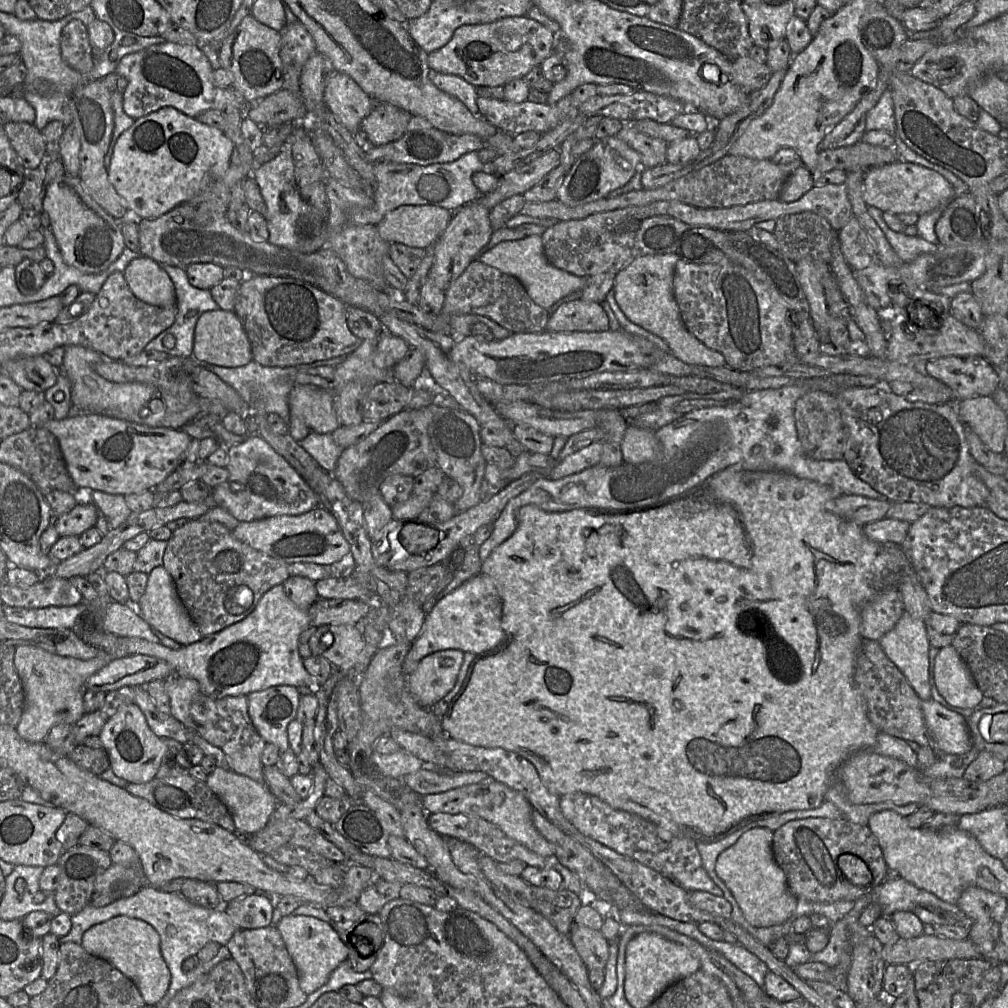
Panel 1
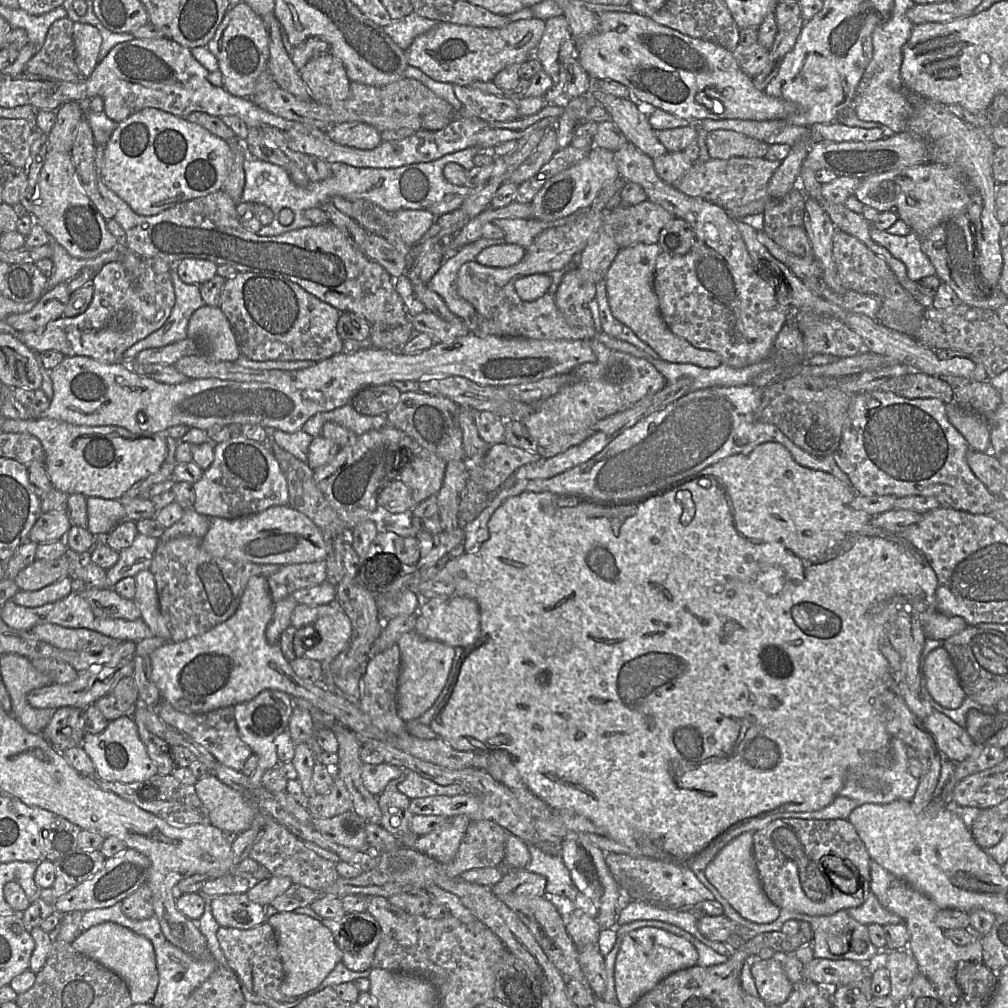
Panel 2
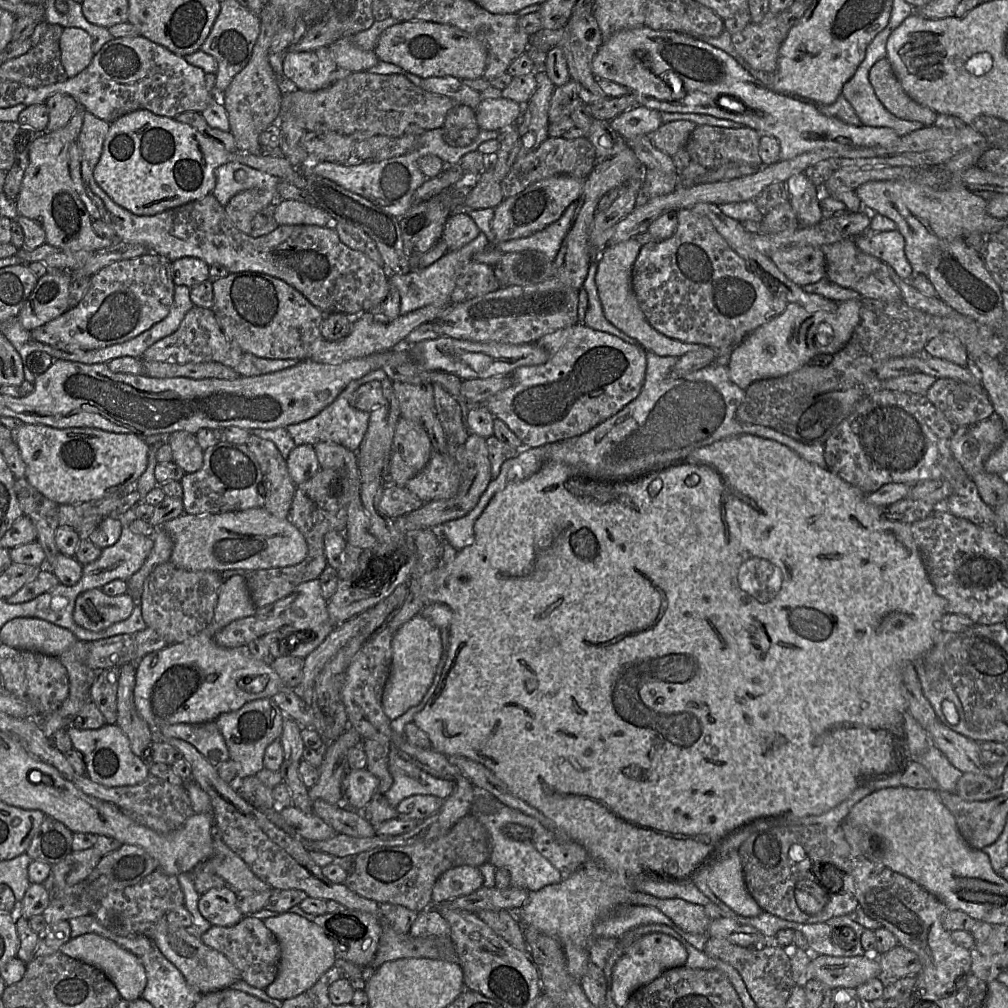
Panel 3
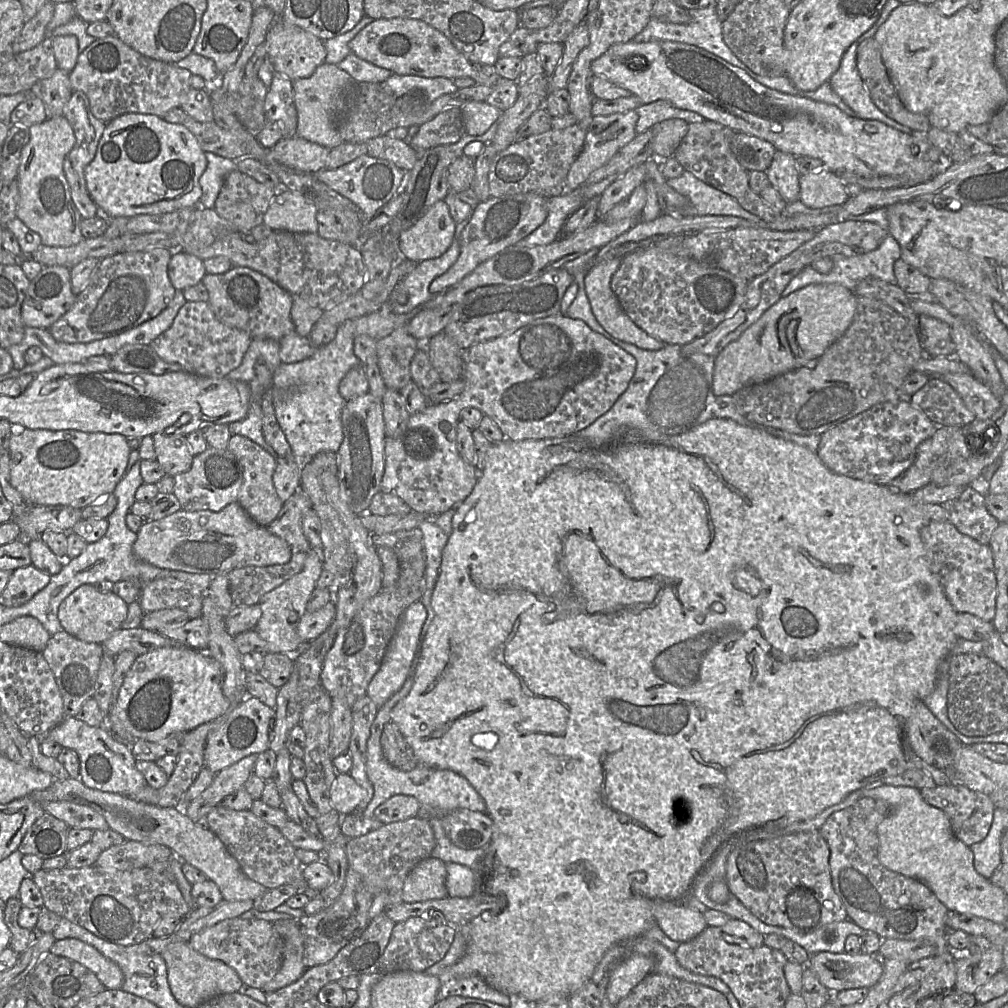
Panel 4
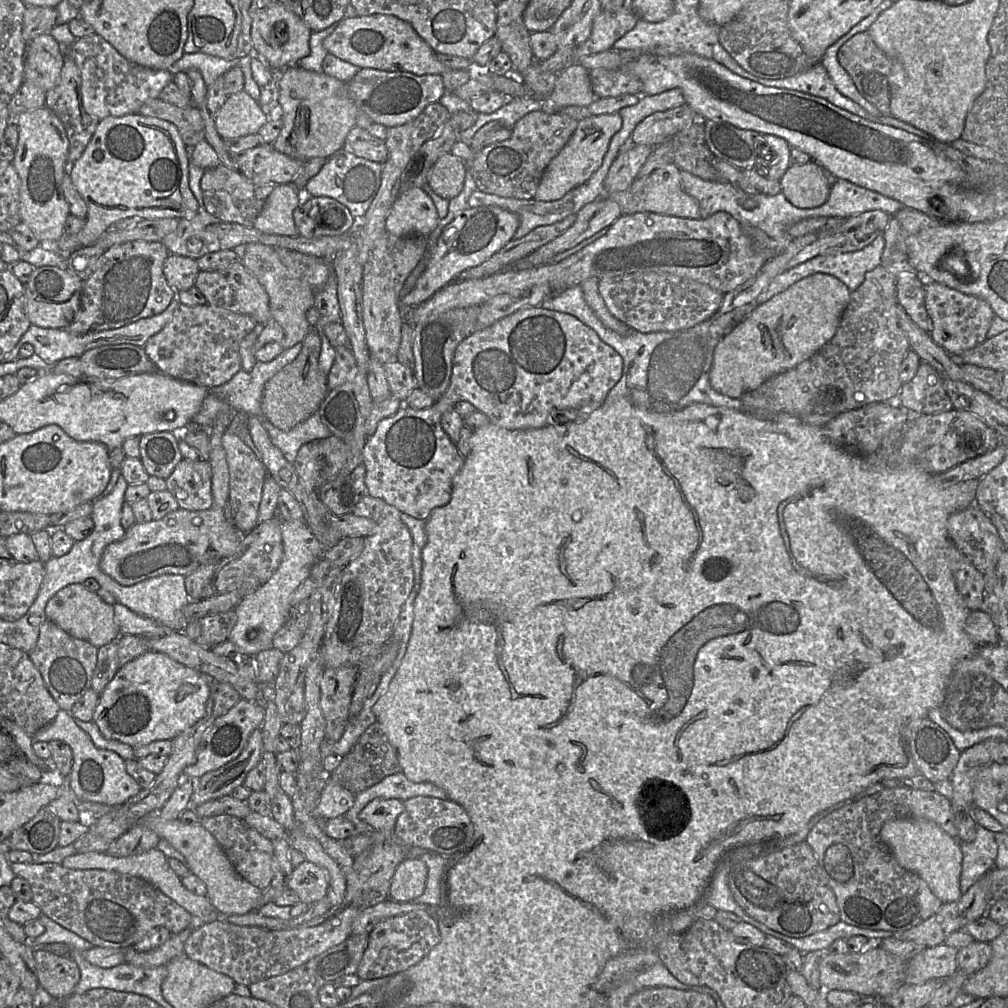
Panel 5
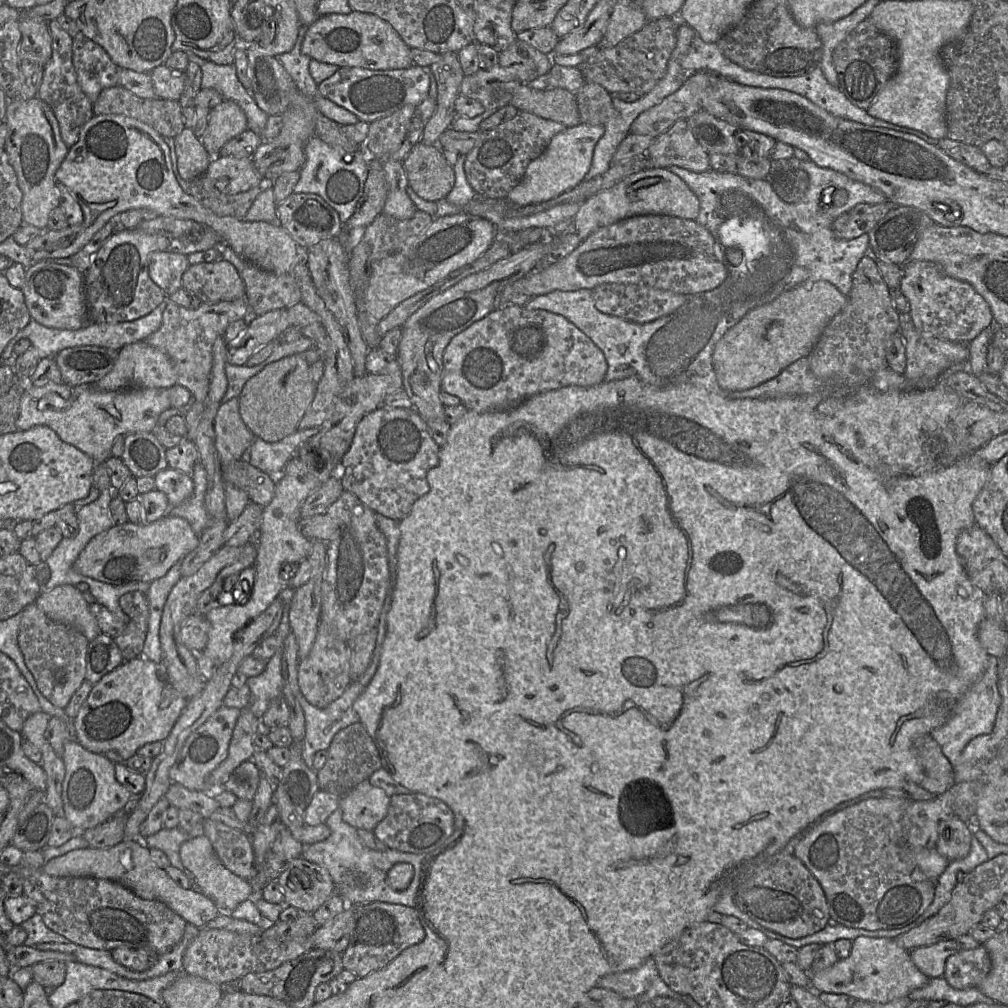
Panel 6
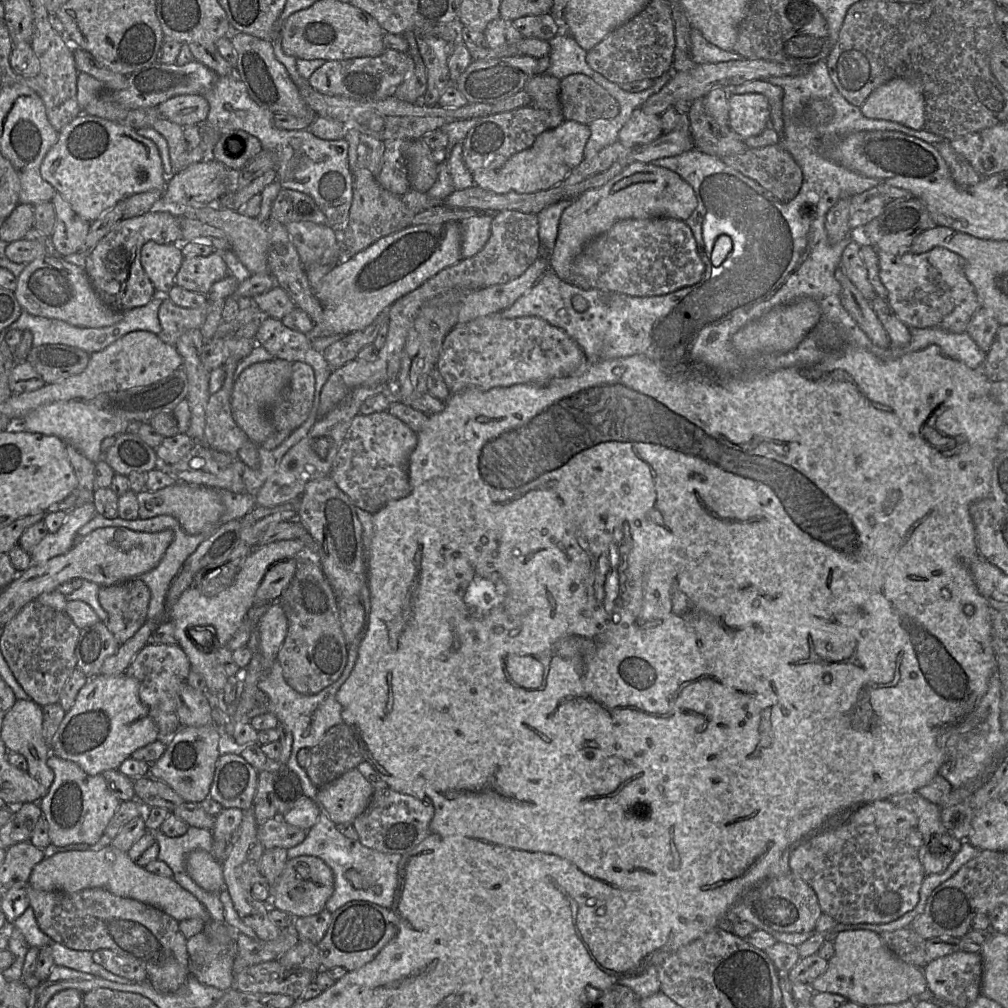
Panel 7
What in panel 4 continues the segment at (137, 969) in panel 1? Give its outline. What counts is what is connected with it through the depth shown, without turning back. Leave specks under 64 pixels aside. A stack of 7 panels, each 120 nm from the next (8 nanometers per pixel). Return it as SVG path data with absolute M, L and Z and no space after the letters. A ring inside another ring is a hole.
M76 938L57 940L50 953L74 960L91 970L109 990L121 989L124 974L117 963L93 946Z

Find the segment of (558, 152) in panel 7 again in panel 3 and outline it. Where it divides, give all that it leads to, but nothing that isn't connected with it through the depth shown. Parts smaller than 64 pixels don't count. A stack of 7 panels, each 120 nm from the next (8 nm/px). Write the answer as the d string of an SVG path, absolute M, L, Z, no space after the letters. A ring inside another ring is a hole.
M635 106L614 117L608 124L629 143L638 136L649 135L664 123L659 111Z

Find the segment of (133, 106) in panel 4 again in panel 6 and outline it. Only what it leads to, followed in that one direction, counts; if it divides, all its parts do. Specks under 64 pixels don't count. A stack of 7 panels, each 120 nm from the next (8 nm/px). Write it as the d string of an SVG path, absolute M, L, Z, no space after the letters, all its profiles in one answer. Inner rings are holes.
M83 35L73 38L72 62L78 83L93 103L102 90L119 86L119 70L108 53Z

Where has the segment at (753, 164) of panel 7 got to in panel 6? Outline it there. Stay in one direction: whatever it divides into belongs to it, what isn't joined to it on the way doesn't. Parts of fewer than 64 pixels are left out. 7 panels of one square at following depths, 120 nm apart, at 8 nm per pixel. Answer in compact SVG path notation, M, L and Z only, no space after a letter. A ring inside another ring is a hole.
M789 169L771 174L767 179L779 198L789 204L800 202L806 194L809 178L801 169Z

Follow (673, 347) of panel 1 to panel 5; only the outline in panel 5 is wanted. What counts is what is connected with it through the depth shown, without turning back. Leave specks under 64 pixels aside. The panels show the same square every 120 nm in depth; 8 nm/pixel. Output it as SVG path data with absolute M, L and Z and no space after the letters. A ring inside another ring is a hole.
M596 277L588 278L580 284L586 303L607 328L622 336L630 334L631 328L615 318L608 310L599 293L598 284L599 279Z

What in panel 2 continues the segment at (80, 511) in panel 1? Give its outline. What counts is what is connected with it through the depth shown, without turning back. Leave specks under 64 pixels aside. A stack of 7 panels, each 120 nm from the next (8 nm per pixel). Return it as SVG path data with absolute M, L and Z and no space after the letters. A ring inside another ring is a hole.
M67 511L43 513L32 527L28 541L43 544L64 540L71 526Z

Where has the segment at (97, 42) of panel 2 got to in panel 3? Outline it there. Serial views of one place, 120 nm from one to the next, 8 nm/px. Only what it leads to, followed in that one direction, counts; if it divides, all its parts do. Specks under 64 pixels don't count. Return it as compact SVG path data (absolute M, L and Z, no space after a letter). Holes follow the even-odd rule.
M64 28L60 37L60 51L61 63L68 78L74 77L92 61L92 38L81 28Z

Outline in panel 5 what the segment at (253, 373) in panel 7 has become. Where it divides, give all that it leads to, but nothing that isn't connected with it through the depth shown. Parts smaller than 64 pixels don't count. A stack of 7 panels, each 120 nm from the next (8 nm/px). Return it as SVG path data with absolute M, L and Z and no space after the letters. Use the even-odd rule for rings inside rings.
M310 328L302 341L299 355L276 375L268 380L263 388L261 410L264 417L276 428L288 431L316 413L329 391L326 375L319 367L321 332Z

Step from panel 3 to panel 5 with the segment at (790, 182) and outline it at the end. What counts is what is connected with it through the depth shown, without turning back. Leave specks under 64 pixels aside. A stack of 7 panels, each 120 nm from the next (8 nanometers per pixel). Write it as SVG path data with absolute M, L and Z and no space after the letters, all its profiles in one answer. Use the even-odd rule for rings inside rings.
M758 133L756 150L755 169L758 173L768 179L780 181L791 165L789 144L780 137Z

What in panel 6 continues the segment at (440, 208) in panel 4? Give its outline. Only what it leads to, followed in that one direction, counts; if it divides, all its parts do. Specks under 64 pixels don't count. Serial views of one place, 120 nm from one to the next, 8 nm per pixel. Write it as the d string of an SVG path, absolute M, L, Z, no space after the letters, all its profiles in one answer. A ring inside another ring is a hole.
M385 159L383 169L388 186L383 212L396 219L410 219L418 209L407 194L408 179L402 162Z

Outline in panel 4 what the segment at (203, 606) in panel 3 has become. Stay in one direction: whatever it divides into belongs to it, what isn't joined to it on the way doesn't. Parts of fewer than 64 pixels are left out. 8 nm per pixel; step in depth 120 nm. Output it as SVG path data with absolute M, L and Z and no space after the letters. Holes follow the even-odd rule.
M161 577L144 583L138 603L144 614L179 608L192 620L201 616L205 591L177 578Z

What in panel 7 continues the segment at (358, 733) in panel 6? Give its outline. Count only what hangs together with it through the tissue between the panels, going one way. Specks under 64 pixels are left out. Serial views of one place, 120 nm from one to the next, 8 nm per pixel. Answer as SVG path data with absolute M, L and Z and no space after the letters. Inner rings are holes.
M344 723L329 729L320 743L317 746L310 748L310 750L312 752L311 761L304 769L311 783L316 788L323 787L333 782L346 772L356 769L358 765L365 762L361 744L355 735L353 728Z

